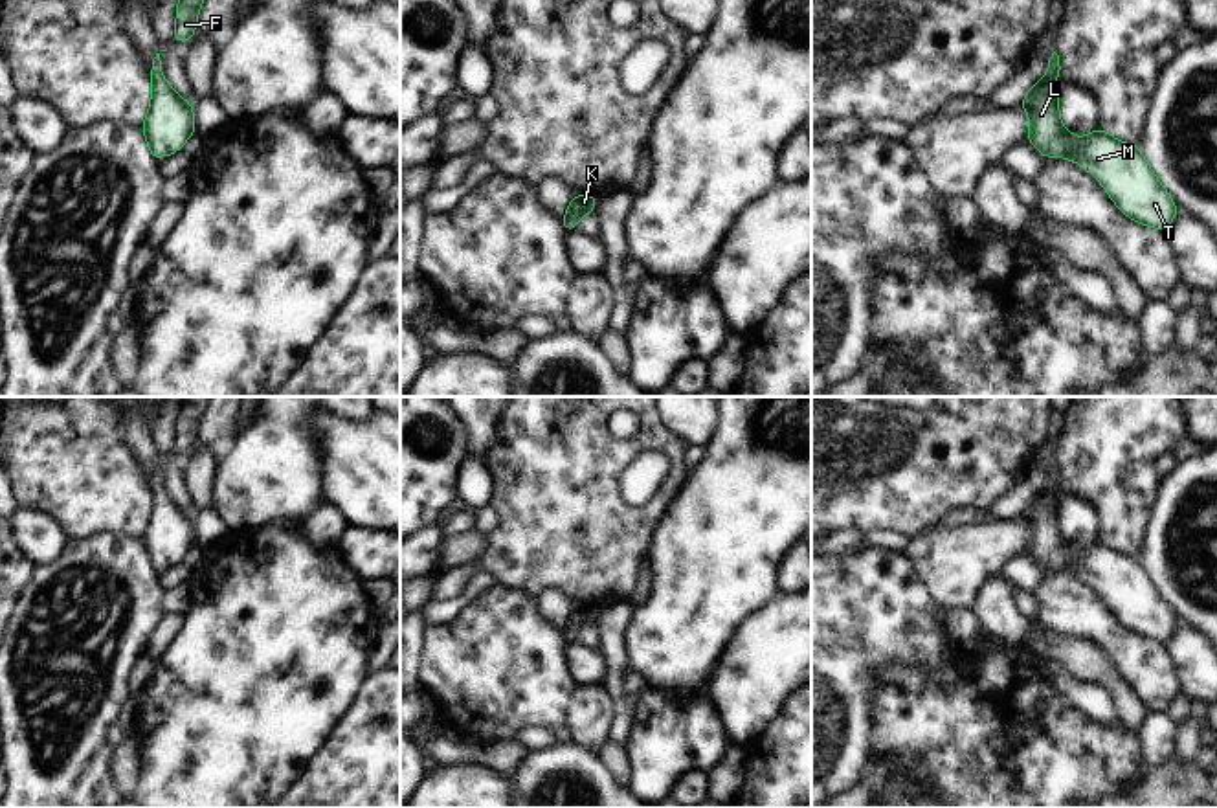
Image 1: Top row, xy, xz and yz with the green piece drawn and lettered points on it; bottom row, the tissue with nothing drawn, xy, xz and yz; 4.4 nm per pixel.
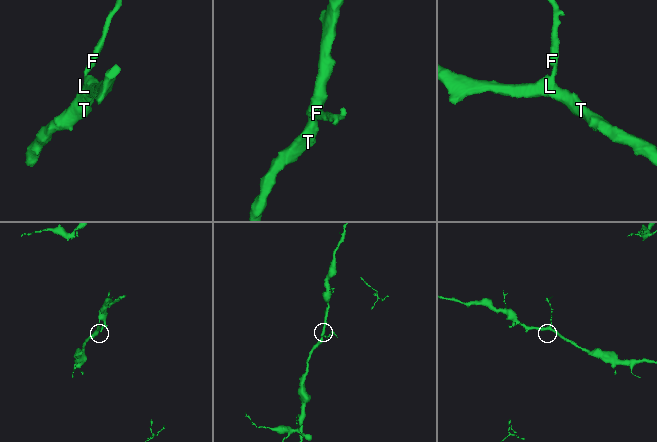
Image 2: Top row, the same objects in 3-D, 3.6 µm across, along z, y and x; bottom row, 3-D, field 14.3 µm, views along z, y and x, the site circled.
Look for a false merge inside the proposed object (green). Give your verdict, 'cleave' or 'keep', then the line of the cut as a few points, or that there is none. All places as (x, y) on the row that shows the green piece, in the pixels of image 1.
keep; cut none

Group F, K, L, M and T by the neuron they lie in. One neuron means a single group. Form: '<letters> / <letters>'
F K L M T

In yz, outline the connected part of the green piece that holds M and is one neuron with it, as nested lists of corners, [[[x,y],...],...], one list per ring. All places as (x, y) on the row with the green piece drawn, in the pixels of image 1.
[[[1054,51],[1046,77],[1037,81],[1021,101],[1028,112],[1028,143],[1044,158],[1059,156],[1079,163],[1100,180],[1125,217],[1164,231],[1178,215],[1178,208],[1151,171],[1140,147],[1123,143],[1100,127],[1077,140],[1061,125],[1055,92],[1059,73],[1061,62]]]

